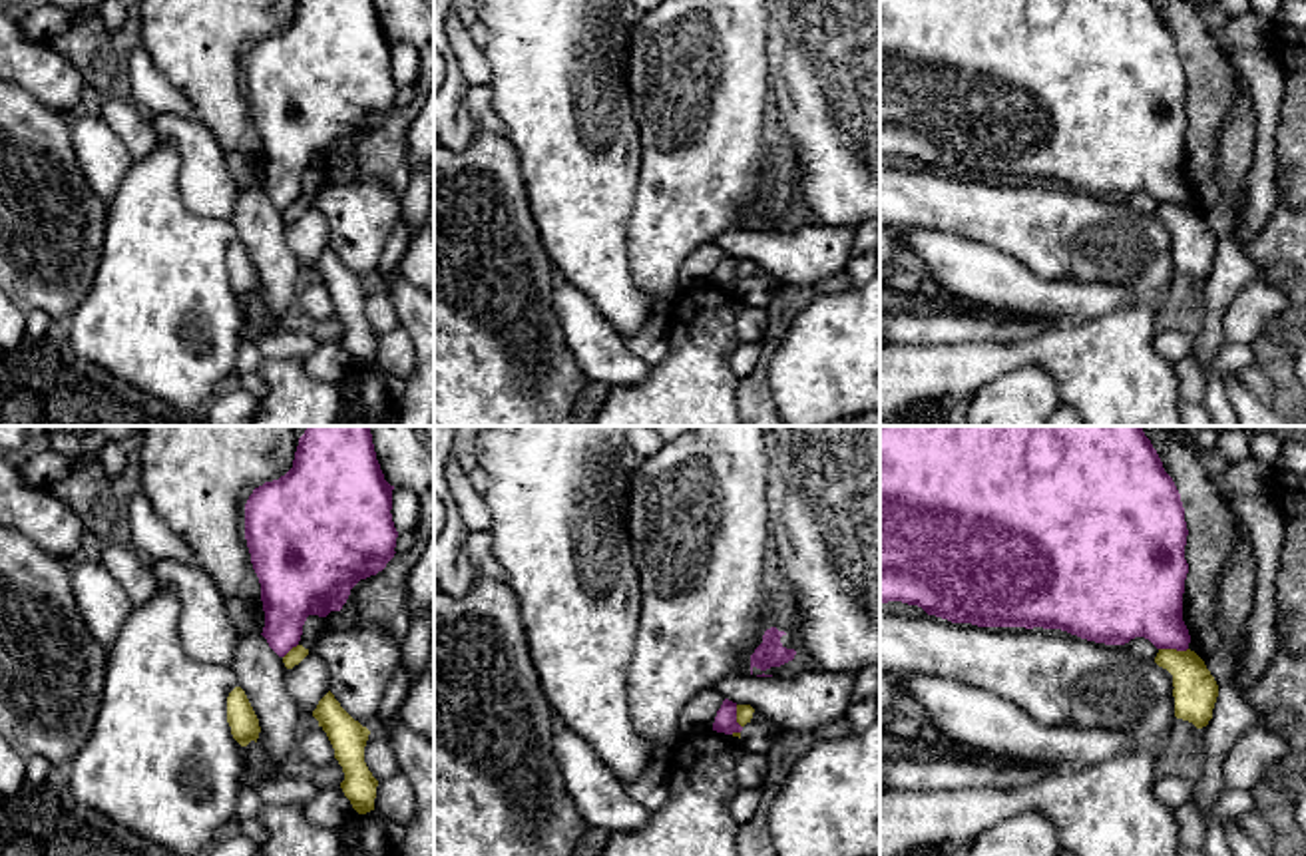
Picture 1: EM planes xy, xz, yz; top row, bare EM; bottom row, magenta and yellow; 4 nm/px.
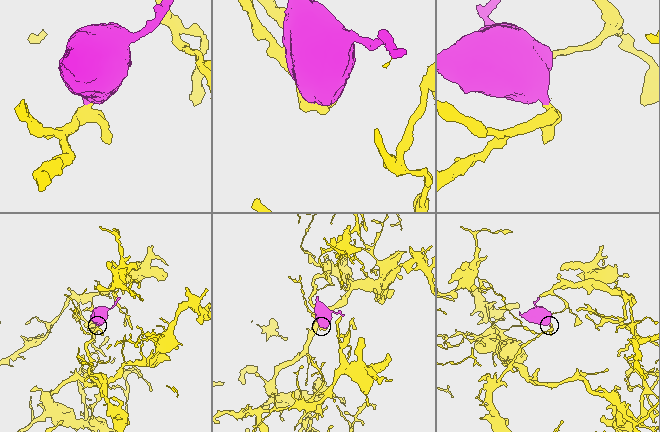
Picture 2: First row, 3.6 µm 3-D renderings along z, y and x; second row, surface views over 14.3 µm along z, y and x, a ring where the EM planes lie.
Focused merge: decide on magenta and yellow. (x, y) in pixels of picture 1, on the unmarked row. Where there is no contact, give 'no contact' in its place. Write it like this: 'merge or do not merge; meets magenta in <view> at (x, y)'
do not merge; meets magenta in yz at (1173, 202)

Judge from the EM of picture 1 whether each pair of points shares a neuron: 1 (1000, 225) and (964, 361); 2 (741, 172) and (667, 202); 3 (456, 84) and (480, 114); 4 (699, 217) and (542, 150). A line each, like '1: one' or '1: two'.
1: two
2: one
3: two
4: two

